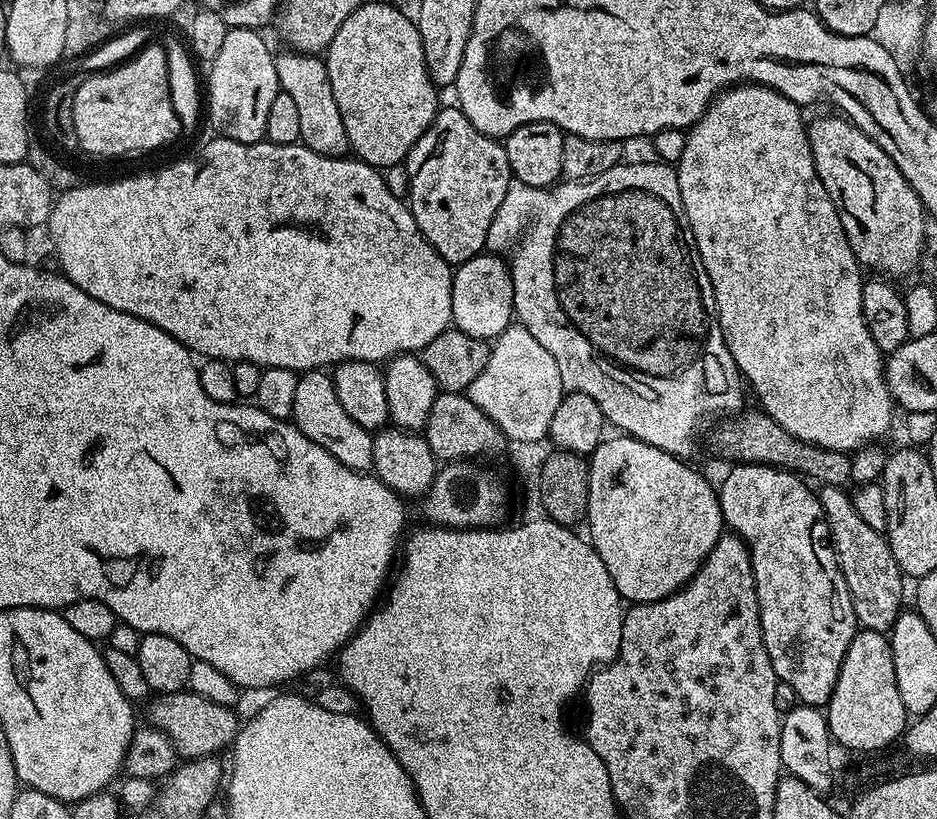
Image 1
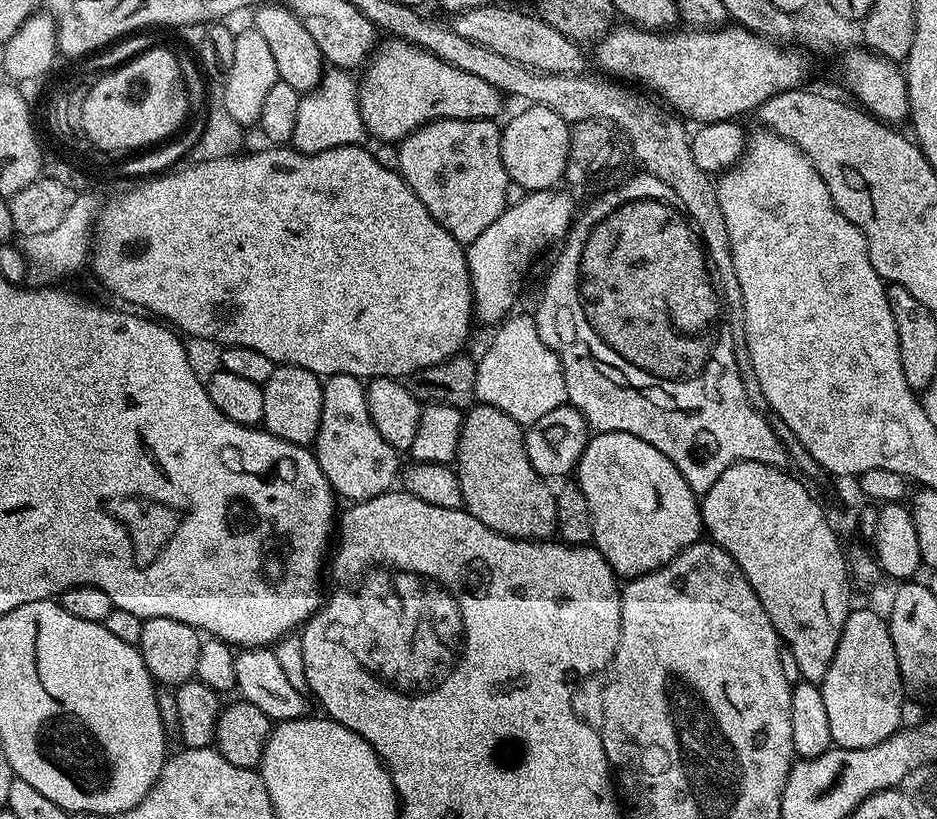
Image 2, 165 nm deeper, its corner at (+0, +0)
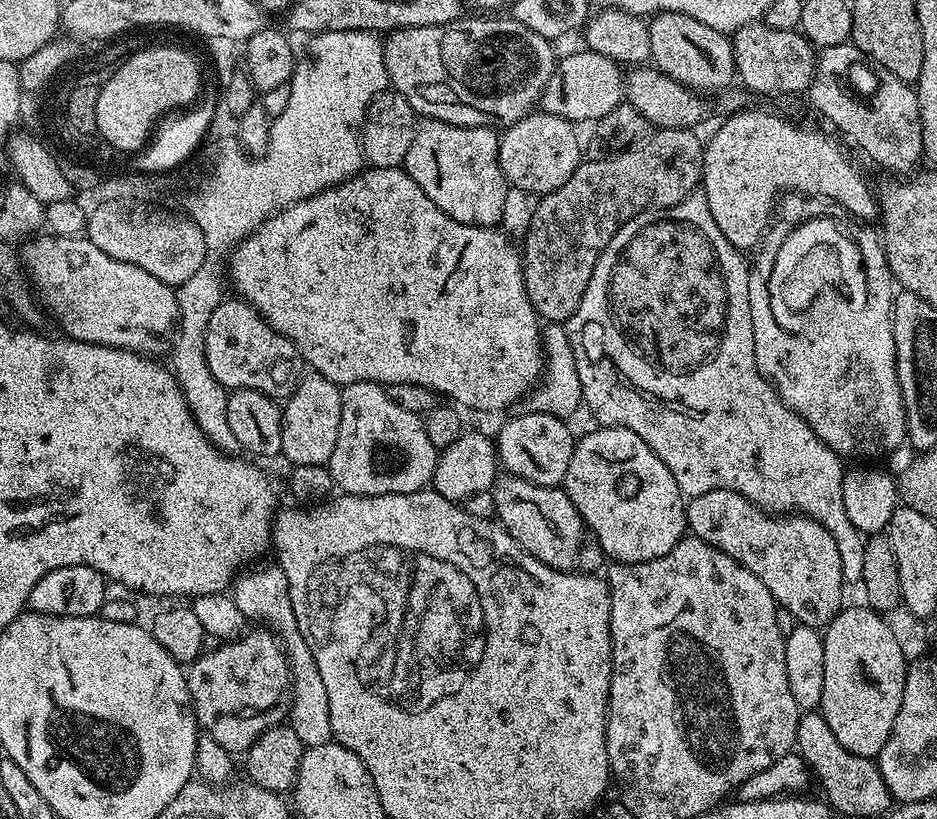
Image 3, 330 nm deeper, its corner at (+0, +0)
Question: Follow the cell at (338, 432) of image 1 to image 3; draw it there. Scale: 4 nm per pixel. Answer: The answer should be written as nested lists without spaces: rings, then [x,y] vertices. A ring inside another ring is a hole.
[[[354,382],[340,389],[342,398],[342,422],[338,426],[338,442],[334,442],[334,454],[326,465],[335,487],[350,496],[381,496],[382,494],[410,494],[423,492],[432,483],[436,469],[438,449],[430,442],[425,417],[402,410],[398,402],[389,398],[381,385],[370,382]]]

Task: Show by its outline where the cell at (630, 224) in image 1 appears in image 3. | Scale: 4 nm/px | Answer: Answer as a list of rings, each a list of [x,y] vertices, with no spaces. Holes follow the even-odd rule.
[[[703,194],[688,196],[681,204],[673,208],[661,208],[640,212],[632,216],[610,238],[608,245],[602,250],[598,262],[594,266],[594,274],[590,274],[590,286],[586,286],[586,294],[582,294],[582,302],[578,310],[566,322],[568,337],[574,350],[574,362],[578,366],[578,382],[582,382],[584,395],[583,407],[592,411],[592,416],[600,426],[625,428],[634,430],[662,462],[674,474],[674,482],[678,482],[681,496],[691,498],[710,494],[710,490],[734,490],[742,494],[750,502],[754,502],[764,511],[773,514],[800,513],[818,521],[823,528],[830,530],[834,542],[838,546],[838,558],[842,558],[842,574],[845,581],[860,582],[862,562],[865,559],[865,537],[850,522],[846,514],[846,506],[842,502],[842,482],[846,471],[842,466],[841,457],[830,450],[810,430],[810,426],[800,416],[795,416],[782,402],[769,380],[758,370],[754,358],[754,322],[750,318],[750,264],[744,261],[745,253],[735,248],[718,230],[718,222],[714,222],[714,214],[710,214],[710,206]]]

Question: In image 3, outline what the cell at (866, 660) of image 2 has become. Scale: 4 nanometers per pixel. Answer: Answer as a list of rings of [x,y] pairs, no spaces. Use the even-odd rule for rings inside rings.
[[[869,606],[848,607],[841,607],[840,613],[822,632],[825,648],[825,681],[818,711],[826,718],[826,726],[834,730],[834,738],[838,738],[838,742],[842,742],[842,746],[850,750],[850,754],[876,758],[879,757],[882,746],[886,746],[886,738],[890,738],[894,718],[898,718],[898,706],[902,706],[902,690],[908,673],[908,664],[897,645],[897,639],[893,637],[887,619],[881,613]]]

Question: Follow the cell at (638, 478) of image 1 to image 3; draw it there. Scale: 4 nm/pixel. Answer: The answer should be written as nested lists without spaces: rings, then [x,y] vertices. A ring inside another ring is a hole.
[[[607,426],[595,430],[597,432],[588,432],[575,441],[570,466],[562,481],[562,487],[570,502],[574,502],[587,531],[601,544],[605,557],[612,562],[641,564],[670,554],[686,532],[686,500],[678,490],[678,482],[674,482],[674,474],[670,474],[666,462],[662,462],[634,430]]]

